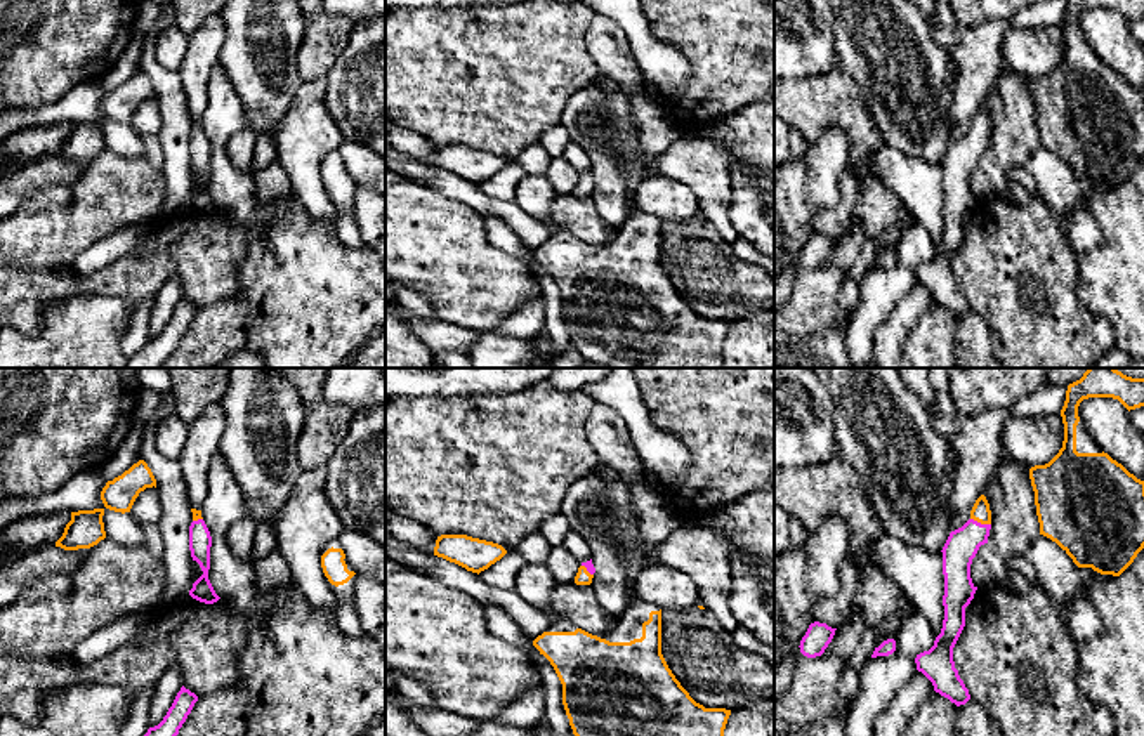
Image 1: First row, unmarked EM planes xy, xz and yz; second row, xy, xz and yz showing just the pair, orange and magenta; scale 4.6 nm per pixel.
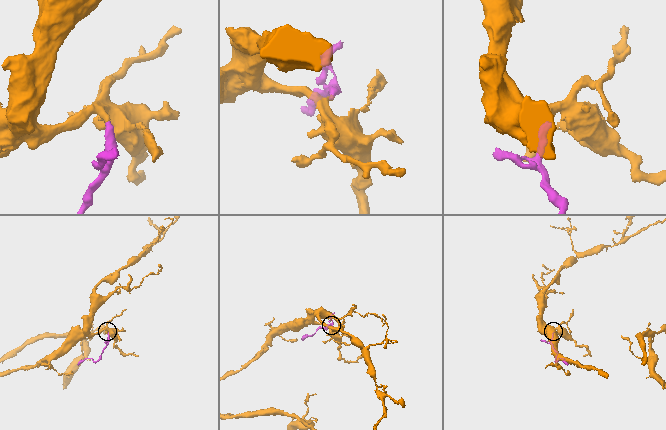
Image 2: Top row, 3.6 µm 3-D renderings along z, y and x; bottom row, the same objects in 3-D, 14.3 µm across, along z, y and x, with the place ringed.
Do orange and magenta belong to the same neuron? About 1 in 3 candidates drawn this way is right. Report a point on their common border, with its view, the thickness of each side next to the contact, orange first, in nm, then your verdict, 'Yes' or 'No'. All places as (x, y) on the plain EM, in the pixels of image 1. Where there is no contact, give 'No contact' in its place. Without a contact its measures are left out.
Touches orange at yz (981, 134). Thickness 90 nm (orange) against 150 nm. Yes

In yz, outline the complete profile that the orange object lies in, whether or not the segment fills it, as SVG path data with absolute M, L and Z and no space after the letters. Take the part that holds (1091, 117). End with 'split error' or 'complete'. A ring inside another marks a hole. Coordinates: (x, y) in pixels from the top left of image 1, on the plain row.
M1068 0L1061 21L1064 52L1045 76L1029 80L1040 146L1055 153L1078 179L1120 187L1144 160L1144 92L1104 64L1080 33L1078 17L1088 9L1118 10L1128 23L1144 17L1144 0Z; split error

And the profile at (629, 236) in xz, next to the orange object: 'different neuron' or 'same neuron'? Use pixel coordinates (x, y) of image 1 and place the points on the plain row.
same neuron

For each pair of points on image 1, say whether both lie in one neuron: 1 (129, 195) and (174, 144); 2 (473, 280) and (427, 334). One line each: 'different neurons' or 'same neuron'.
1: different neurons
2: different neurons

